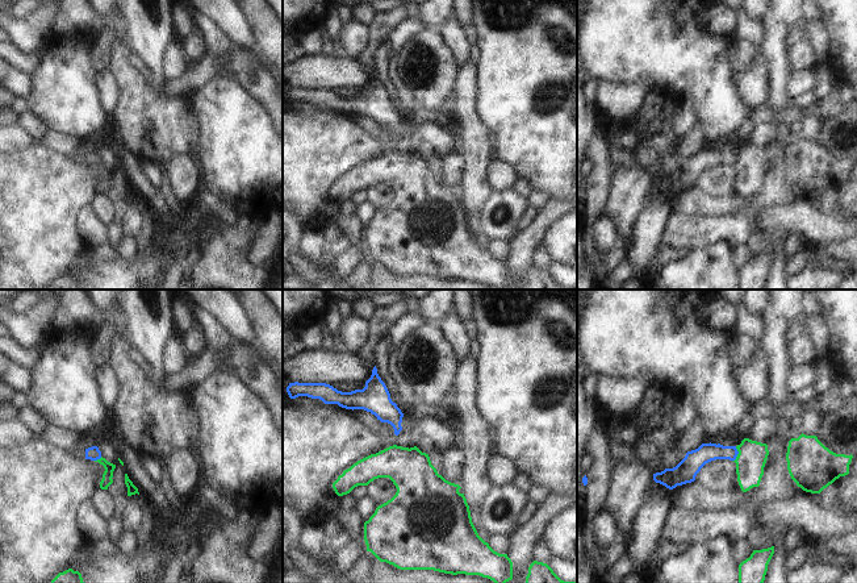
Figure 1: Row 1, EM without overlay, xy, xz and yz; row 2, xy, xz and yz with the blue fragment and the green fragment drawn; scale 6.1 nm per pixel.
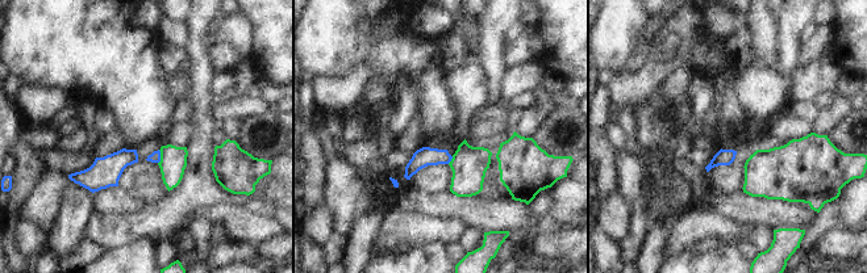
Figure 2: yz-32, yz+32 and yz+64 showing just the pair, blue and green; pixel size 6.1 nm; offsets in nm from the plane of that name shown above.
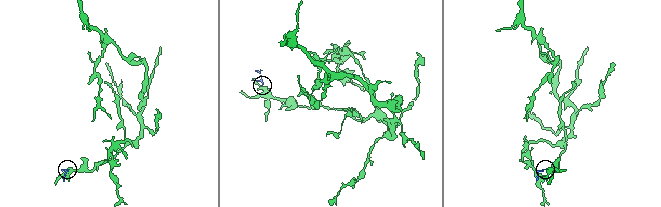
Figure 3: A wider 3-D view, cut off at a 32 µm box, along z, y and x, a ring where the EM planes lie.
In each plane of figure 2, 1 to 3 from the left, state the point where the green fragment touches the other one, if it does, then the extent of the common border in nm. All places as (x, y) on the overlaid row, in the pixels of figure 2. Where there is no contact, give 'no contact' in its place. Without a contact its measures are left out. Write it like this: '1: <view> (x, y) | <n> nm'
1: yz-32 (159, 156) | 90 nm
2: yz+32 (450, 160) | 60 nm
3: no contact

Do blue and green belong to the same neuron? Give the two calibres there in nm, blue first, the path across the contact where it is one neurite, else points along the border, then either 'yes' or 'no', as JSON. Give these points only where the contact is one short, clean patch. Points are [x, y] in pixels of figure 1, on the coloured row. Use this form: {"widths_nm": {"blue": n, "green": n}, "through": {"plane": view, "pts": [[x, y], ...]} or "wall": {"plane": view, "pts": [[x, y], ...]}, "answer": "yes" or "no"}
{"widths_nm": {"blue": 120, "green": 180}, "wall": {"plane": "yz", "pts": [[736, 446], [738, 456], [734, 461]]}, "answer": "no"}

